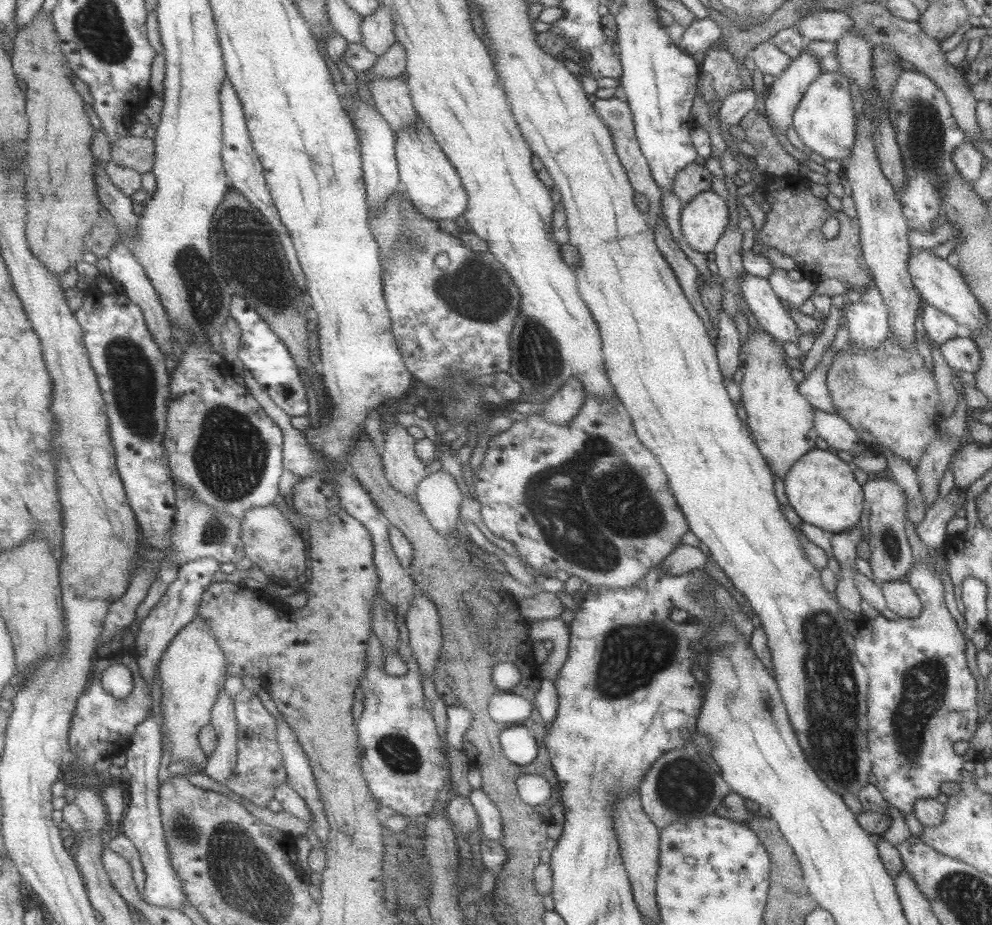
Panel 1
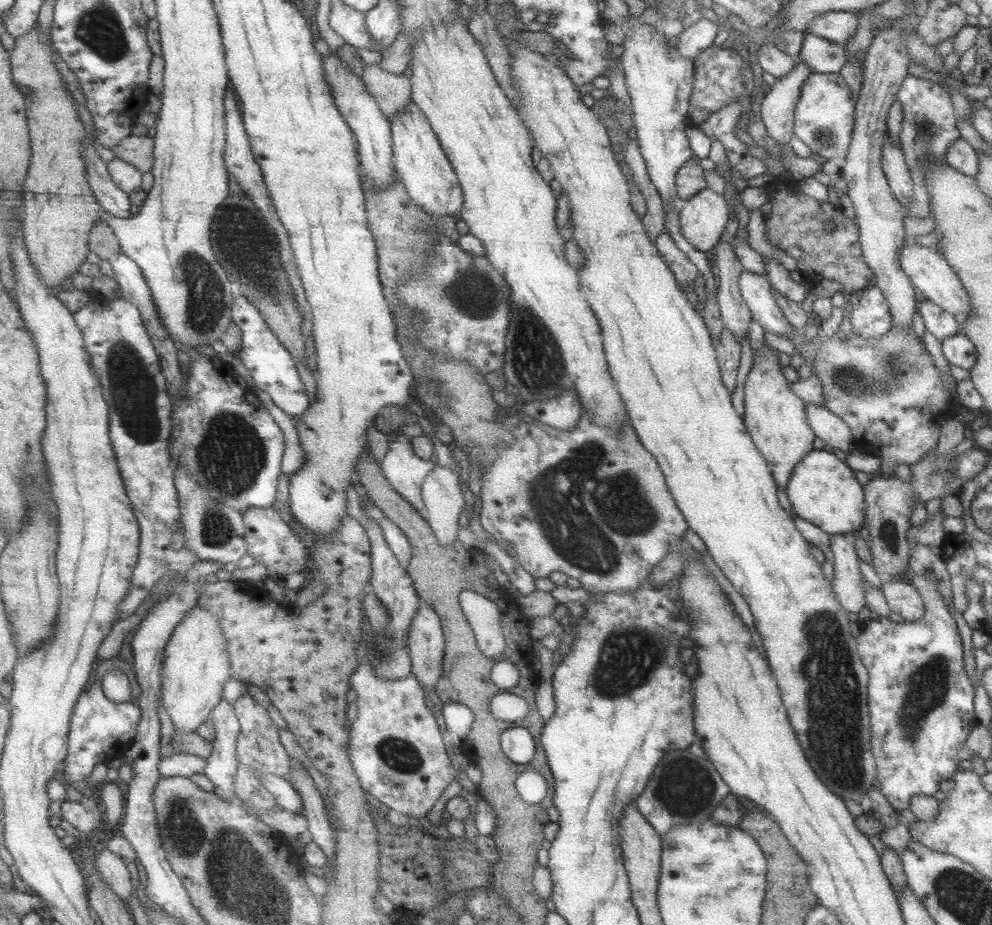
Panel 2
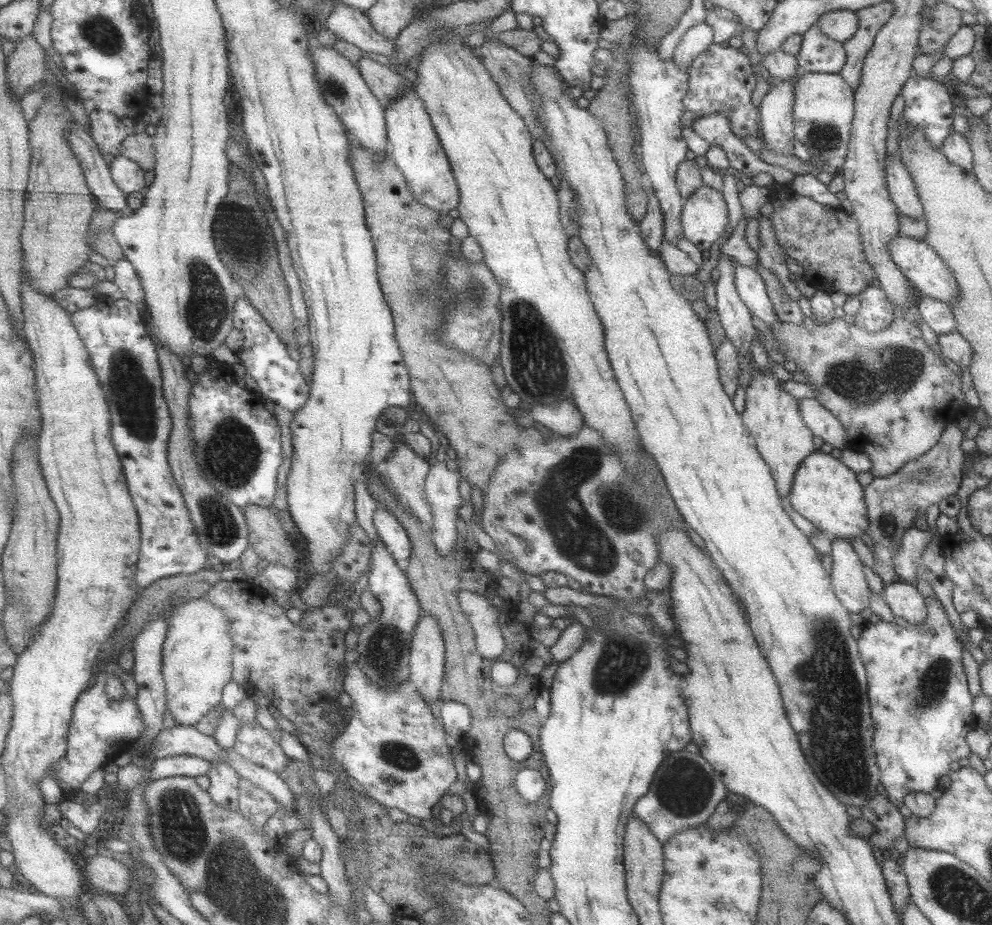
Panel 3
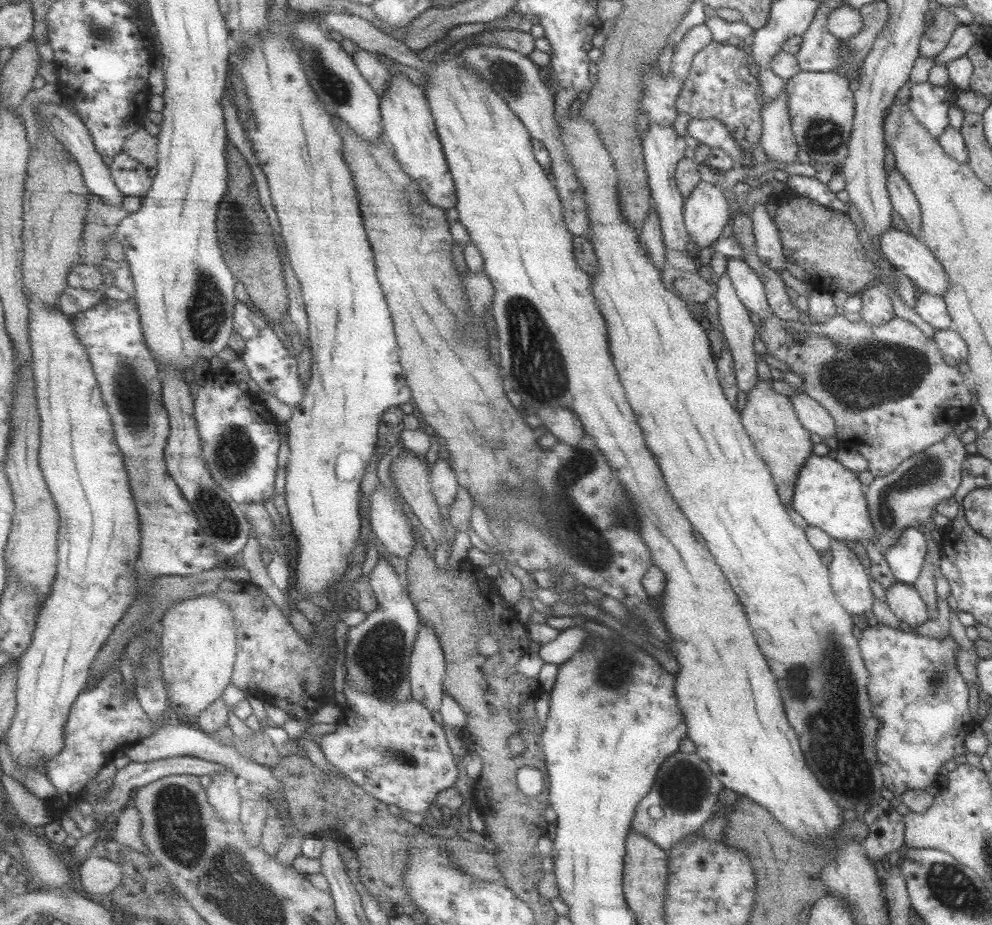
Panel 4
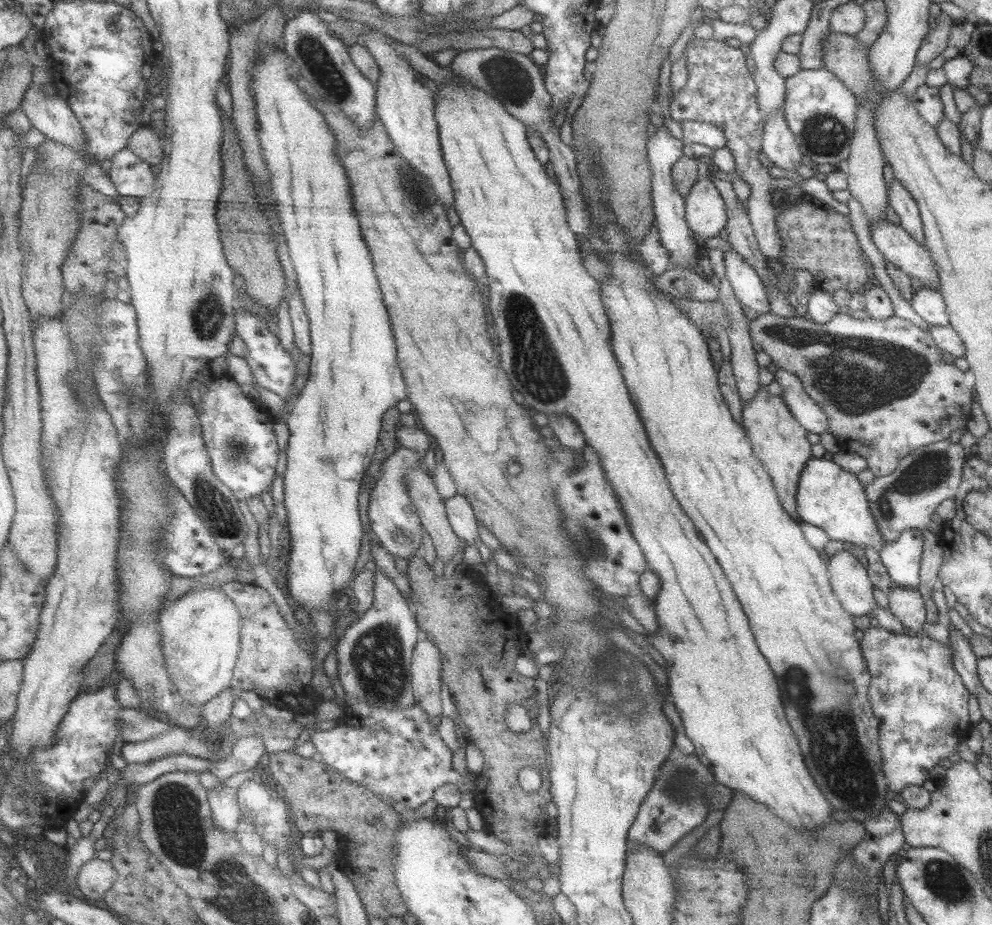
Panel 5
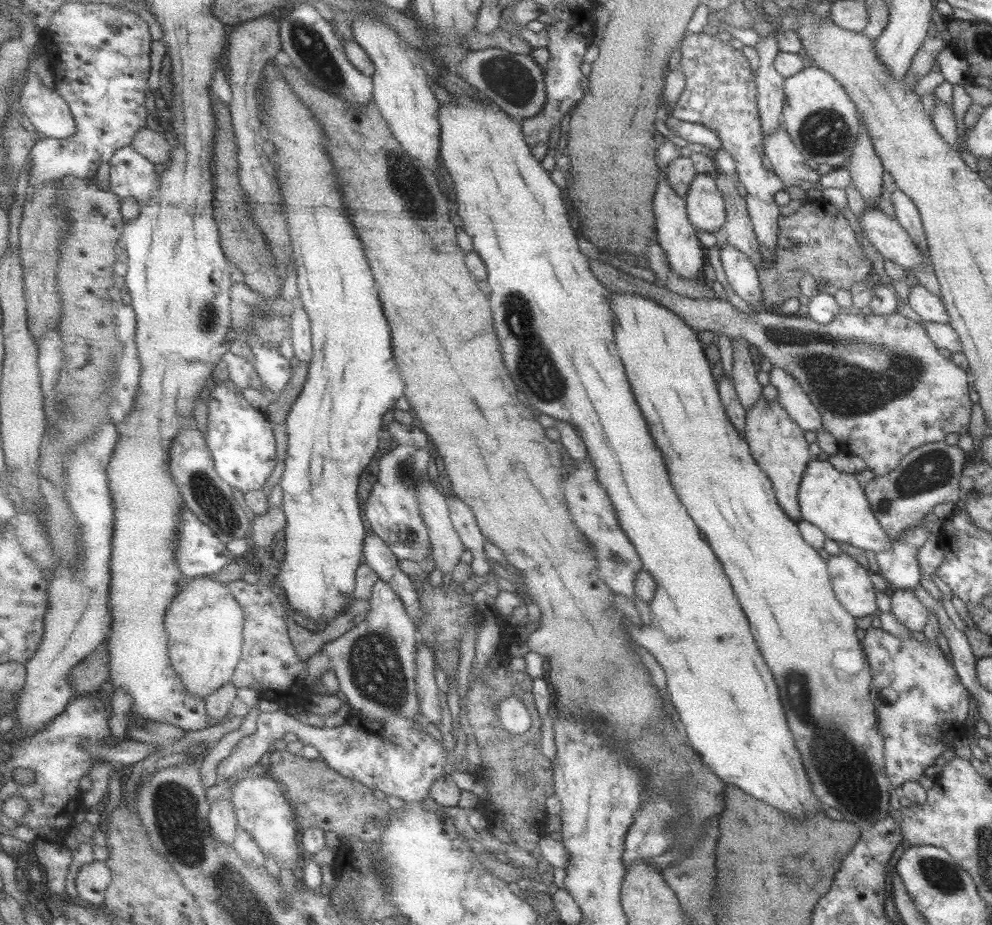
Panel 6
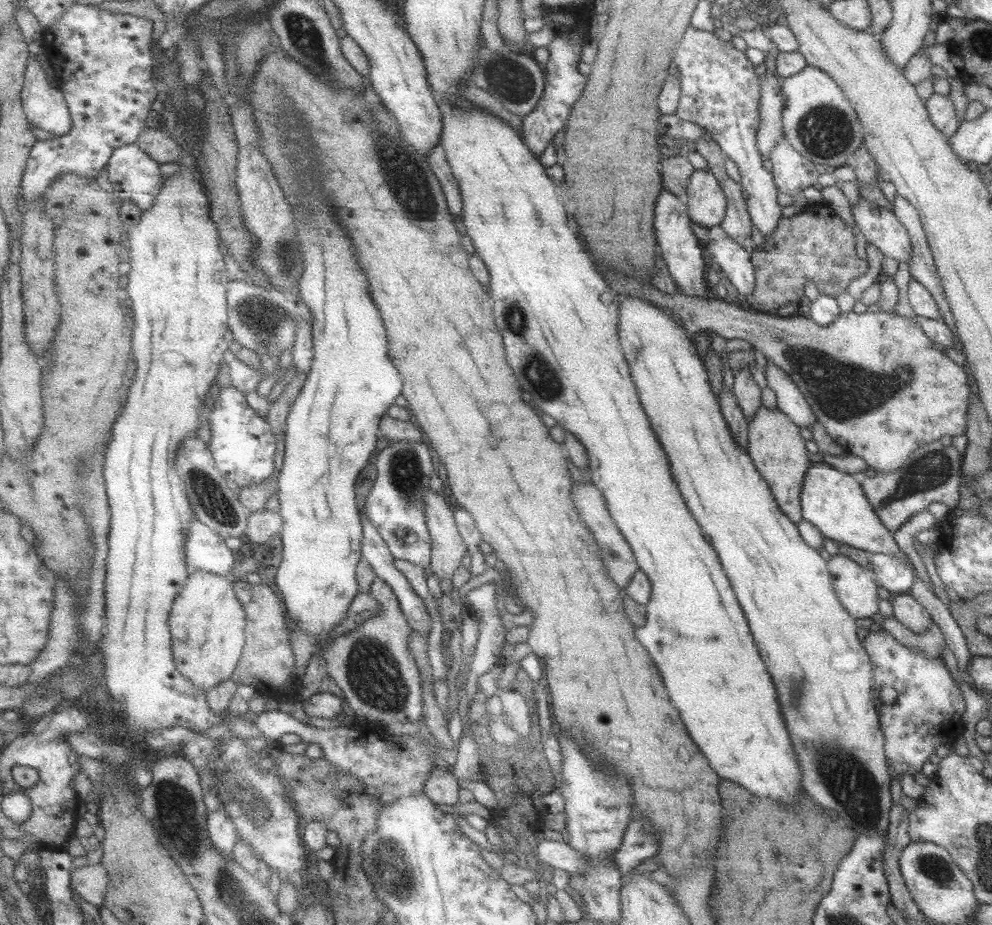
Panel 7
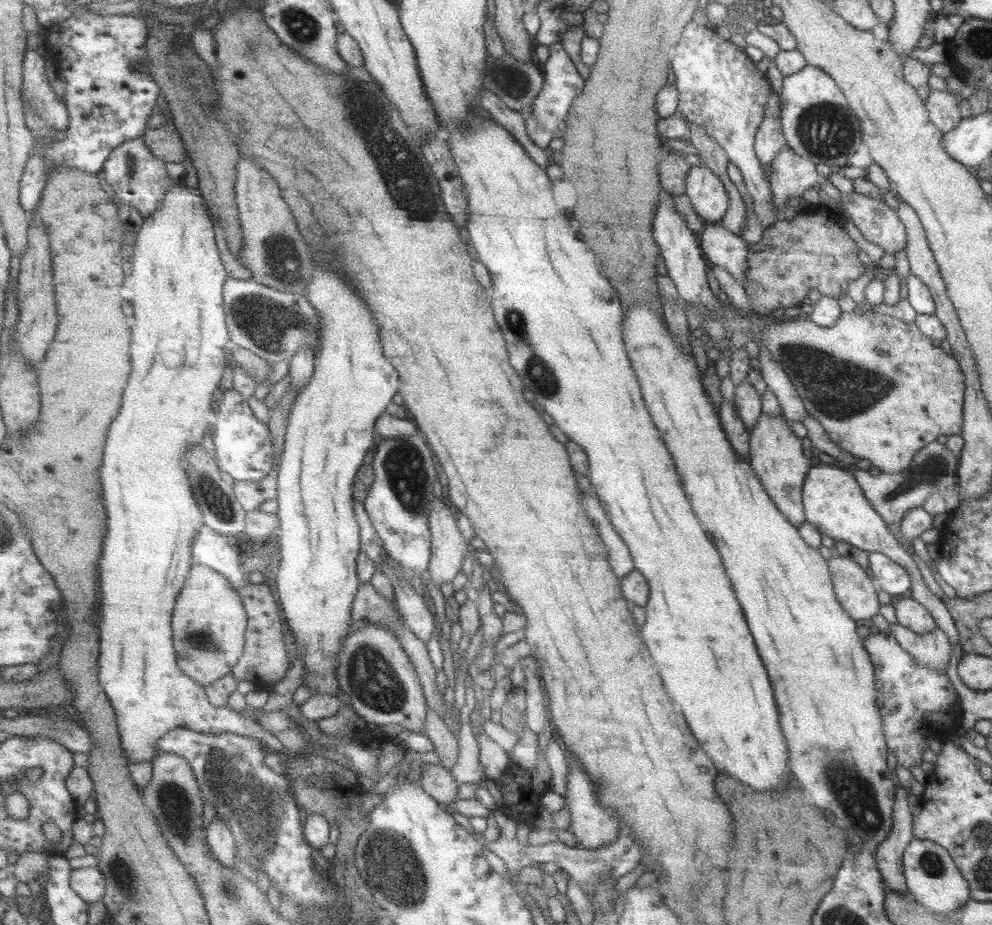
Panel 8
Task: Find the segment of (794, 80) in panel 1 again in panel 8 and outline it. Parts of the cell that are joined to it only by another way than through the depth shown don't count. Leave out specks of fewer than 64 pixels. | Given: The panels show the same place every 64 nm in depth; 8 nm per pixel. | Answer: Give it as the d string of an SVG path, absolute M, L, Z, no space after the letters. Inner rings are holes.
M787 146L778 151L770 167L770 202L775 204L777 220L783 220L789 216L787 200L801 197L807 188L818 182L820 176L815 171L814 162L799 156Z

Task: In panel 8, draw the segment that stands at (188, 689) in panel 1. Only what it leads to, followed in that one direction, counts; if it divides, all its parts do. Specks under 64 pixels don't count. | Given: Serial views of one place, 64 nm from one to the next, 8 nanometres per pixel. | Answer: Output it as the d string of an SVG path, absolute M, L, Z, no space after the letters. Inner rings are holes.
M195 563L177 600L172 627L180 667L206 687L233 672L244 655L248 610L228 577L206 564Z

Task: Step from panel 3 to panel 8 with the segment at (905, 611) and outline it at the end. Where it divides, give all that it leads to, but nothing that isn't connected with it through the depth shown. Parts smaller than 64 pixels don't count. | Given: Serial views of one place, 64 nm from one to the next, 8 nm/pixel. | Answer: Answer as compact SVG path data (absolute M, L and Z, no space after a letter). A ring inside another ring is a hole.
M904 595L895 602L896 621L911 632L923 634L931 632L936 627L930 612L921 604Z

